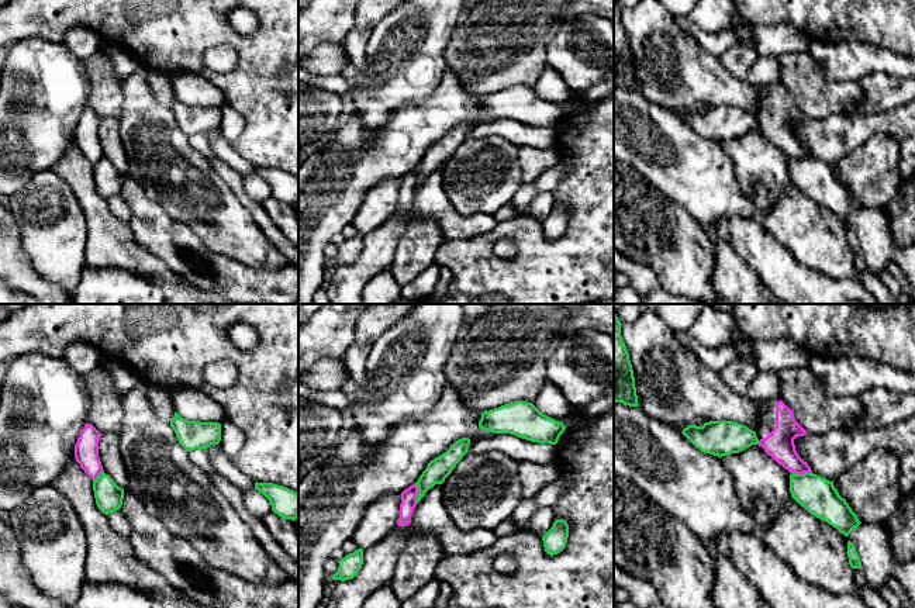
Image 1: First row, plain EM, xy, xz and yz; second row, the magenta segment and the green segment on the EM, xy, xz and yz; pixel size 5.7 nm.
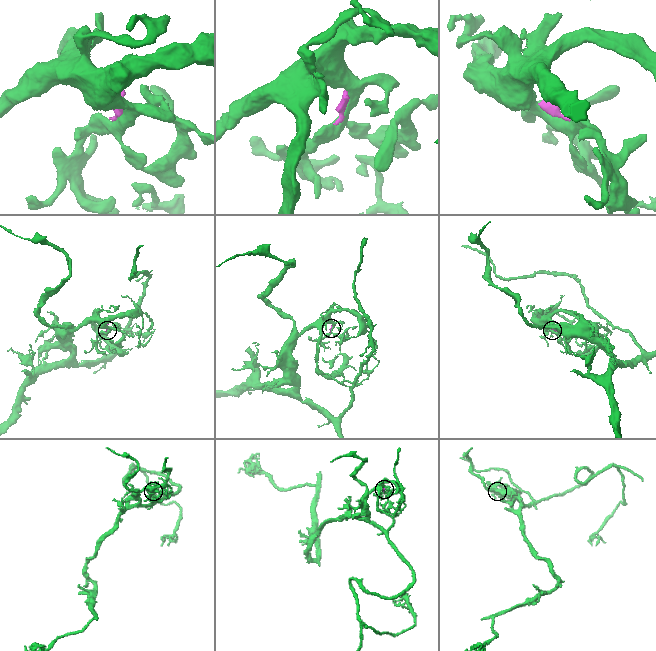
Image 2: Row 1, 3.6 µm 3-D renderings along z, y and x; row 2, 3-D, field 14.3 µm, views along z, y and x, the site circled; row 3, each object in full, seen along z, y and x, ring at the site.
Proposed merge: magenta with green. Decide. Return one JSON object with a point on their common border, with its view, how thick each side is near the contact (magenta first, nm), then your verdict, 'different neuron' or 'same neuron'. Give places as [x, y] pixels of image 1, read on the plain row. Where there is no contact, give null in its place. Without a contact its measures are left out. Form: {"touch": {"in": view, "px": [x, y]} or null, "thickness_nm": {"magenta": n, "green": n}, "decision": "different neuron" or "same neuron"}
{"touch": {"in": "xz", "px": [417, 178]}, "thickness_nm": {"magenta": 100, "green": 130}, "decision": "different neuron"}

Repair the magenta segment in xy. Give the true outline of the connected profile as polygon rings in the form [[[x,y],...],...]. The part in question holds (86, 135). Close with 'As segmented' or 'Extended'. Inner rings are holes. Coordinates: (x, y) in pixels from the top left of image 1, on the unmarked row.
[[[86,108],[75,129],[75,144],[92,165],[104,156],[99,142],[100,121],[93,110]]]. As segmented

